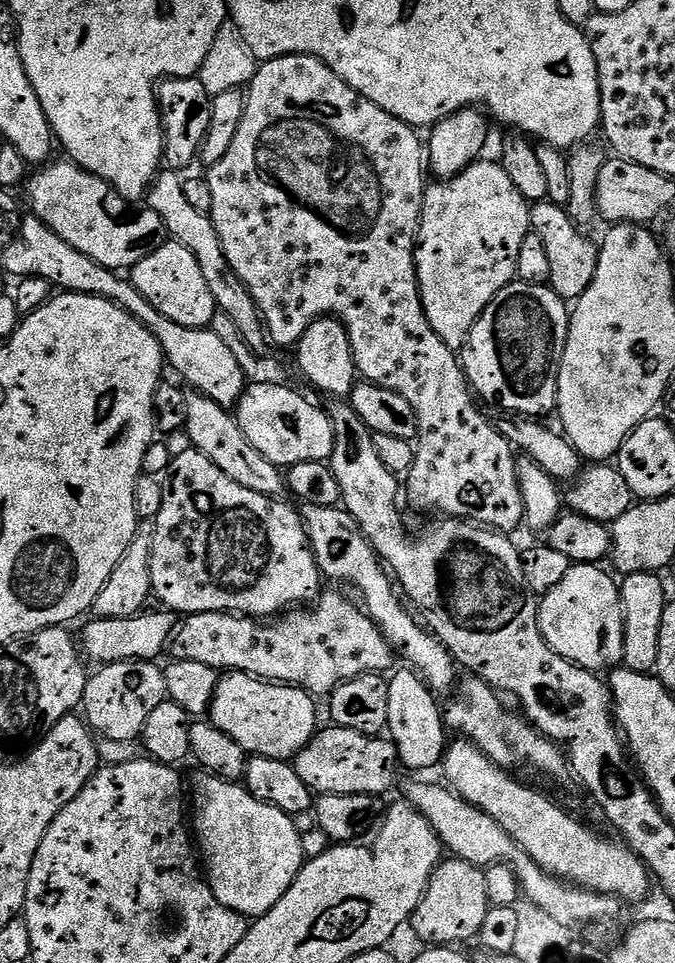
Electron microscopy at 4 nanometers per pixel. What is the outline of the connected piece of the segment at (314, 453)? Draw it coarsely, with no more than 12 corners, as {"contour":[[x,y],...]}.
{"contour":[[282,384],[245,387],[236,421],[282,470],[331,461],[332,417]]}

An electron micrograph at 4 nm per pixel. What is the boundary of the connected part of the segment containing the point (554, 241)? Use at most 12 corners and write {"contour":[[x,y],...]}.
{"contour":[[536,202],[530,228],[550,261],[548,284],[575,302],[600,249],[567,207]]}

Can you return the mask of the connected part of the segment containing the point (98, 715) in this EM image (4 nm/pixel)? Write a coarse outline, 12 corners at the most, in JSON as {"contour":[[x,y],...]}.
{"contour":[[164,668],[93,671],[82,716],[105,740],[135,741],[168,699]]}

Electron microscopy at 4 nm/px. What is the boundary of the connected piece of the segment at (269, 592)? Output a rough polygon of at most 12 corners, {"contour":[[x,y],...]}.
{"contour":[[172,458],[150,582],[176,614],[321,595],[299,511]]}

